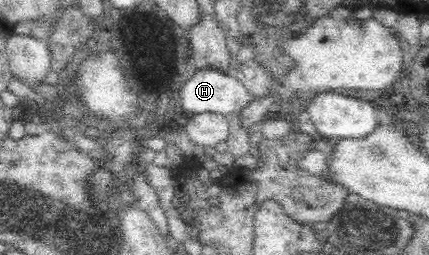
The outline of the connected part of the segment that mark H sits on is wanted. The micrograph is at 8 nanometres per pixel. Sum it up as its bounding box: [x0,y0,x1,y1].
[178,65,253,116]

